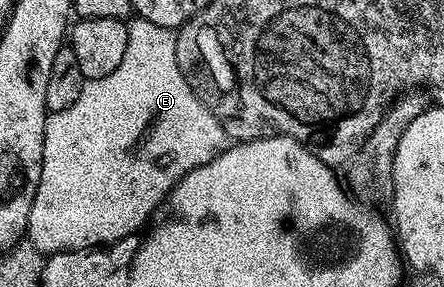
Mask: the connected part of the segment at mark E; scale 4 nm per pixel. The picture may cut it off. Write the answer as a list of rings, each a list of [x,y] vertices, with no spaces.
[[[135,16],[128,24],[128,48],[124,50],[124,59],[120,59],[120,67],[116,67],[116,71],[112,71],[112,75],[104,75],[104,79],[92,79],[91,81],[83,80],[82,90],[80,91],[80,99],[76,99],[76,103],[72,103],[72,107],[64,107],[64,111],[56,111],[50,113],[46,118],[46,130],[44,131],[44,151],[42,152],[42,170],[40,171],[40,183],[36,187],[36,195],[32,203],[32,211],[30,212],[30,224],[28,226],[28,239],[35,247],[44,255],[52,253],[67,253],[68,251],[76,251],[77,249],[97,249],[99,247],[109,247],[113,241],[119,241],[125,237],[135,236],[139,231],[138,228],[142,224],[149,222],[154,214],[158,212],[158,206],[165,201],[167,195],[176,187],[176,183],[180,179],[184,179],[184,175],[188,175],[188,171],[192,171],[196,167],[200,167],[204,163],[208,163],[214,157],[218,157],[228,147],[228,138],[224,127],[218,120],[213,117],[207,109],[206,104],[195,95],[190,84],[184,79],[184,75],[180,71],[180,63],[176,59],[176,33],[173,29],[165,29],[164,27],[156,27],[156,23],[148,23],[148,19]]]

